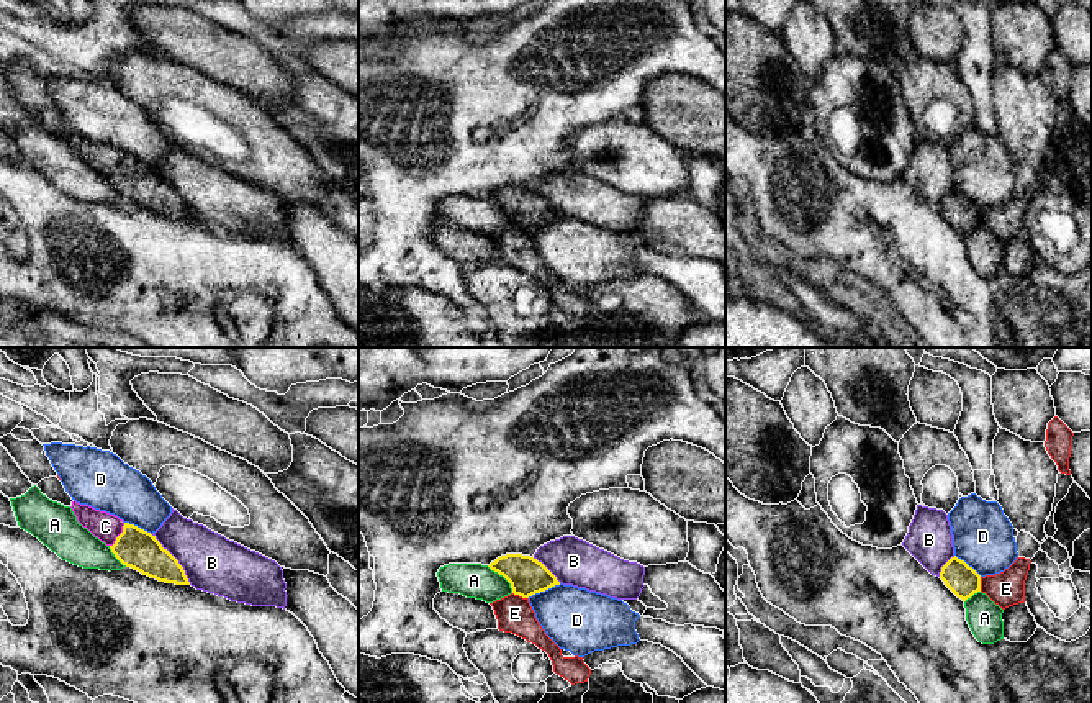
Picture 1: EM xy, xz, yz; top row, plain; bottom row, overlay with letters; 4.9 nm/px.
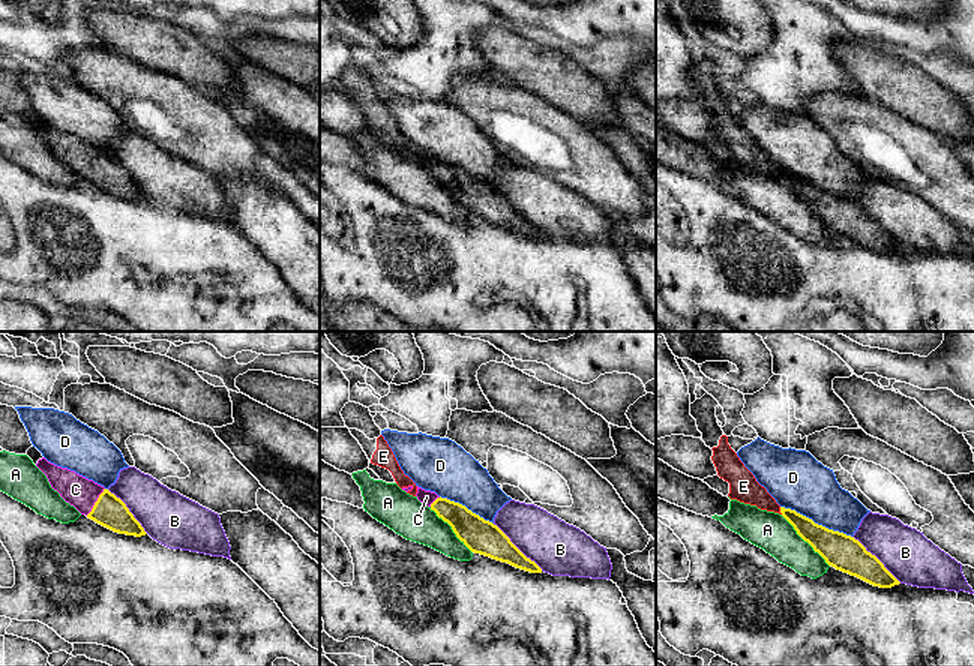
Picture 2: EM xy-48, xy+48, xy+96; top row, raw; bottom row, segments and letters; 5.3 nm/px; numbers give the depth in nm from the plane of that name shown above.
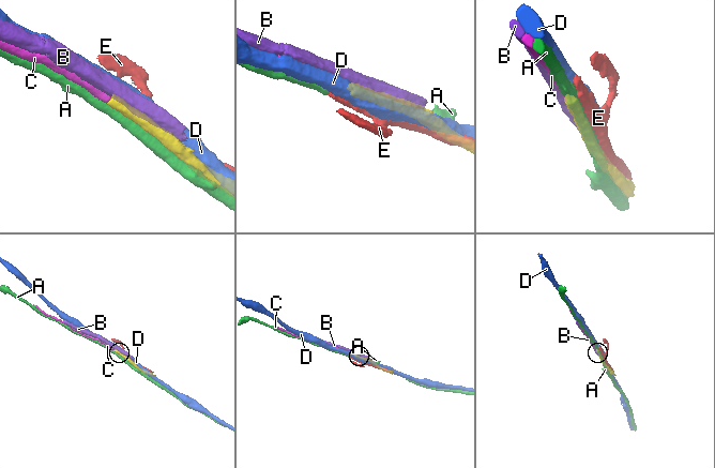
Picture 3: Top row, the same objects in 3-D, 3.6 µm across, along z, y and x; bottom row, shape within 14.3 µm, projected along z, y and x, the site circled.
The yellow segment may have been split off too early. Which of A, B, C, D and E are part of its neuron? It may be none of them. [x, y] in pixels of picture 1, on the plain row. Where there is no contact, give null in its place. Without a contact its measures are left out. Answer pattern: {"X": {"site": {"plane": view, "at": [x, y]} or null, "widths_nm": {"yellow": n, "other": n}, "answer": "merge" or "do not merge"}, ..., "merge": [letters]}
{"A": {"site": {"plane": "xz", "at": [503, 208]}, "widths_nm": {"yellow": 180, "other": 180}, "answer": "do not merge"}, "B": {"site": {"plane": "xy", "at": [175, 192]}, "widths_nm": {"yellow": 200, "other": 280}, "answer": "do not merge"}, "C": {"site": {"plane": "xy", "at": [120, 167]}, "widths_nm": {"yellow": 200, "other": 140}, "answer": "merge"}, "D": {"site": {"plane": "xz", "at": [544, 223]}, "widths_nm": {"yellow": 180, "other": 320}, "answer": "do not merge"}, "E": {"site": {"plane": "xz", "at": [521, 228]}, "widths_nm": {"yellow": 180, "other": 180}, "answer": "do not merge"}, "merge": ["C"]}

